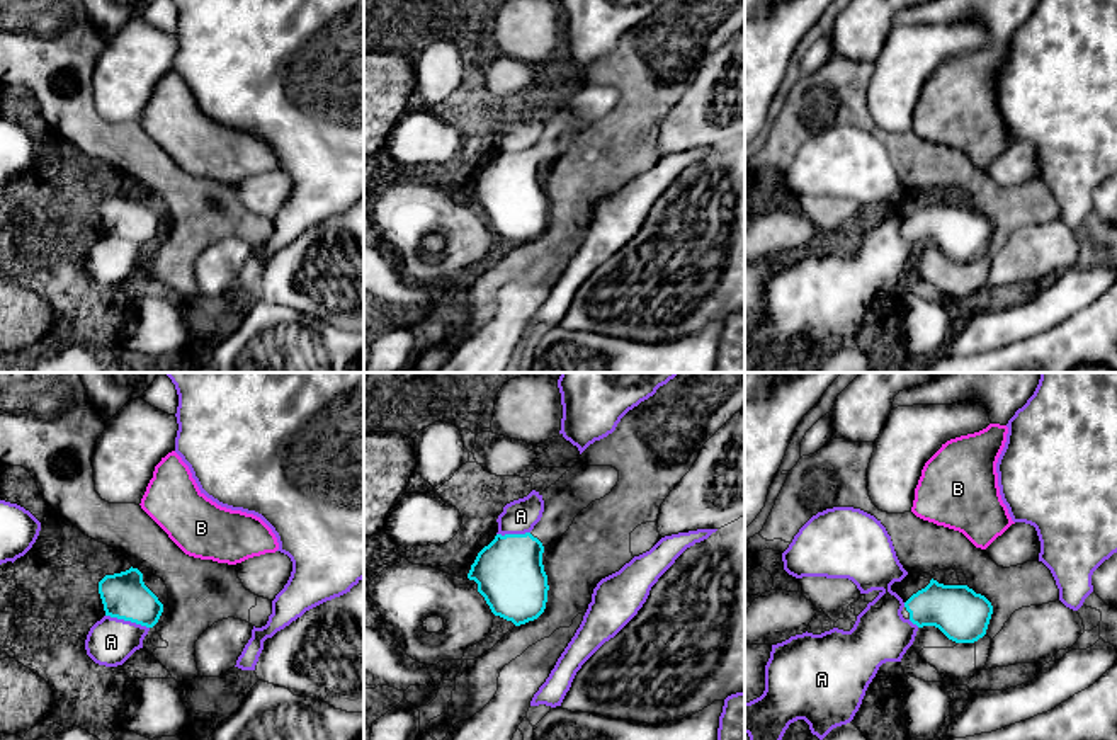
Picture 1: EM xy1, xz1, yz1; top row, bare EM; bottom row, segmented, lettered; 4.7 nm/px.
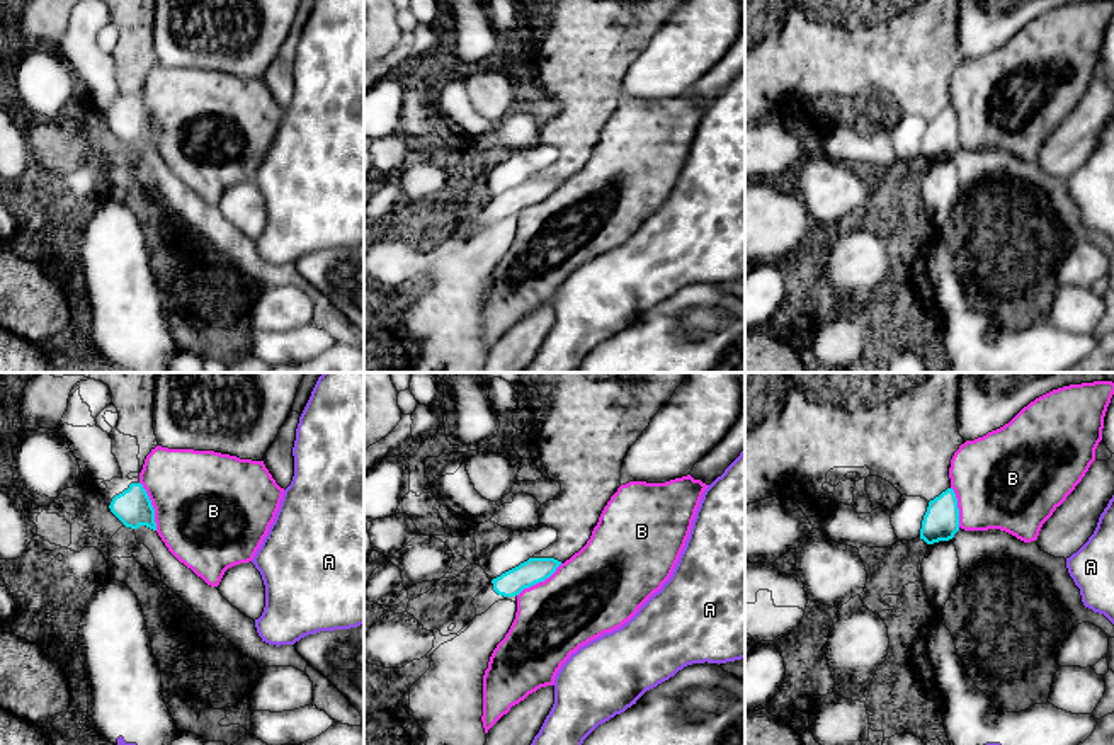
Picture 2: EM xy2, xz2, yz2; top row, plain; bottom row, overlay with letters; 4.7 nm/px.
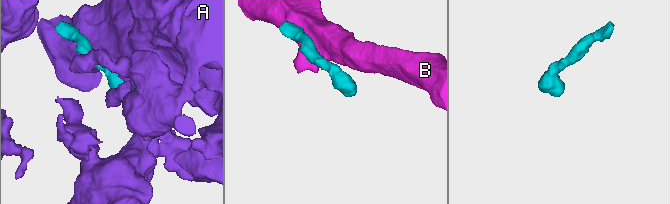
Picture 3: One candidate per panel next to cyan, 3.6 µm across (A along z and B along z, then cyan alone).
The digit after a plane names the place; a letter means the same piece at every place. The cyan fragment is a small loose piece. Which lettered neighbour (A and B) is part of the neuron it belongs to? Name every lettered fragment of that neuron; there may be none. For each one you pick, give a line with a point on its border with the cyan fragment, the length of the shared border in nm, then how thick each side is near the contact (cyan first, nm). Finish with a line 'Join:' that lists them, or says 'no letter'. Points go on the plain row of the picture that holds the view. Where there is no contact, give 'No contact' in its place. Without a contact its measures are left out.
Join: no letter

